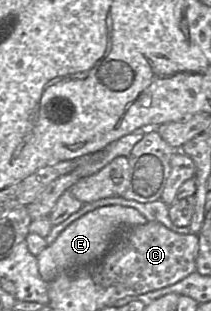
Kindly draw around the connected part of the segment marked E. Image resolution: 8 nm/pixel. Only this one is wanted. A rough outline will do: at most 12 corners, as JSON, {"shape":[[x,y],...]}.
{"shape":[[121,205],[87,212],[36,256],[49,283],[95,264],[122,230],[146,222]]}

